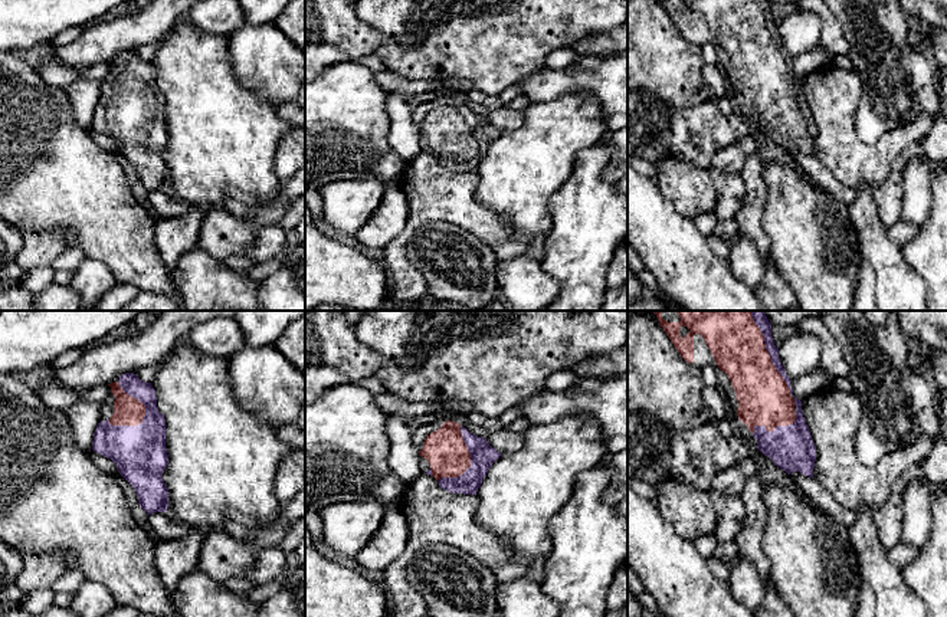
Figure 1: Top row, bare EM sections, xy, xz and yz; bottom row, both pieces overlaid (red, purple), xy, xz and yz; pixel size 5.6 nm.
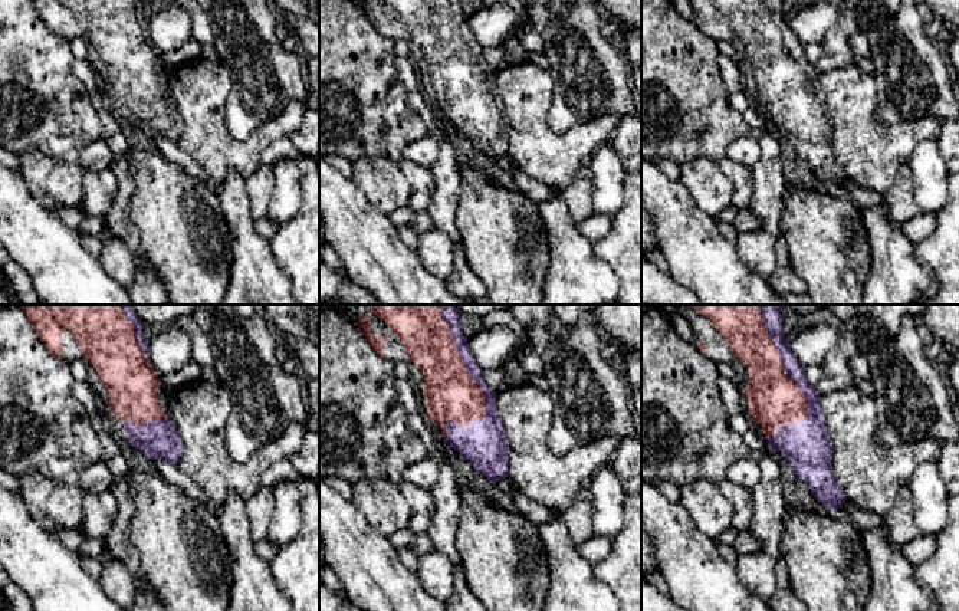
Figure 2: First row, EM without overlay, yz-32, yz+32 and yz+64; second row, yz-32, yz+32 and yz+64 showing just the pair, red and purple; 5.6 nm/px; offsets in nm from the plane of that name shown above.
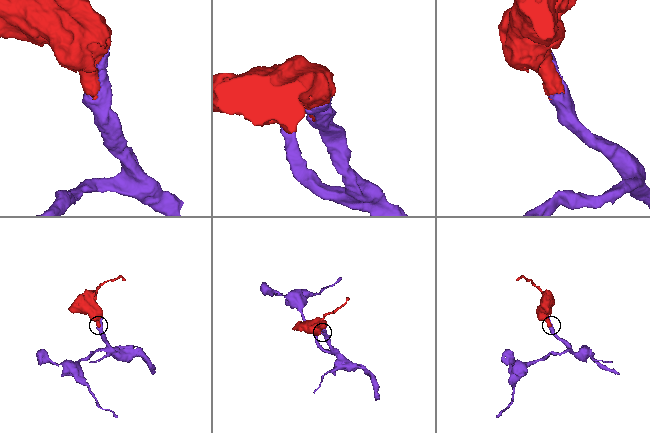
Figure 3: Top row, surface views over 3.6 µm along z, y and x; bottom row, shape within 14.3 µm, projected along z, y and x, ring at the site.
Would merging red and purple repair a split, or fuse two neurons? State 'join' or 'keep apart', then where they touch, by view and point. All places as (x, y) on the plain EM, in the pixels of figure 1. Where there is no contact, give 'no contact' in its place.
join; meets red in xy at (137, 78)

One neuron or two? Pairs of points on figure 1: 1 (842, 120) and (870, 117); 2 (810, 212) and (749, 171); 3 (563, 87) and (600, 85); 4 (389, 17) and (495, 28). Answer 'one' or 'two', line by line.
1: two
2: two
3: one
4: one

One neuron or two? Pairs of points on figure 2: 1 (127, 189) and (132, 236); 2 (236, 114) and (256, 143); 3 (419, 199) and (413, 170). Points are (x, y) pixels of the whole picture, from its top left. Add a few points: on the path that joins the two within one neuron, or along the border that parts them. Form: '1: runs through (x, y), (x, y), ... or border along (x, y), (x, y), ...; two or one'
1: runs through (122, 200), (122, 224); one
2: border along (279, 115), (243, 140), (223, 121); two
3: runs through (419, 191), (419, 177); one

